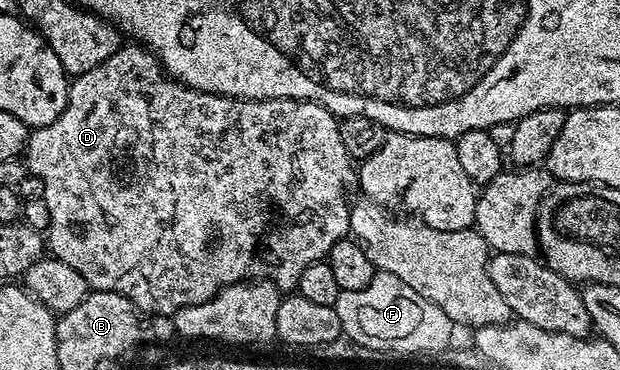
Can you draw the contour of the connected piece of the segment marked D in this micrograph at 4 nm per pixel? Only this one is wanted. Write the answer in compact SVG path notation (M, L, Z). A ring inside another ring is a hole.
M138 43L124 44L116 53L109 55L109 59L105 59L105 63L93 67L93 71L85 71L81 76L74 78L68 84L65 111L61 111L61 115L57 119L53 119L53 123L49 123L40 129L30 130L25 150L25 164L30 176L40 177L43 181L43 198L48 207L53 211L55 242L52 245L50 242L50 256L56 257L59 261L69 263L69 267L73 267L73 271L78 271L85 279L87 286L92 290L100 293L120 293L125 295L138 309L147 315L173 315L181 307L205 303L209 299L213 299L225 287L240 284L248 279L270 281L280 291L294 290L301 279L301 271L305 271L305 267L309 267L313 263L324 260L327 253L333 247L333 243L344 240L351 232L351 205L349 200L347 201L347 188L353 185L357 173L353 168L353 159L345 151L345 143L341 143L339 121L335 114L330 113L324 105L318 105L316 101L298 101L292 97L250 101L244 97L222 97L216 93L206 93L200 89L188 89L180 81L168 77L163 66L159 64L158 57Z

